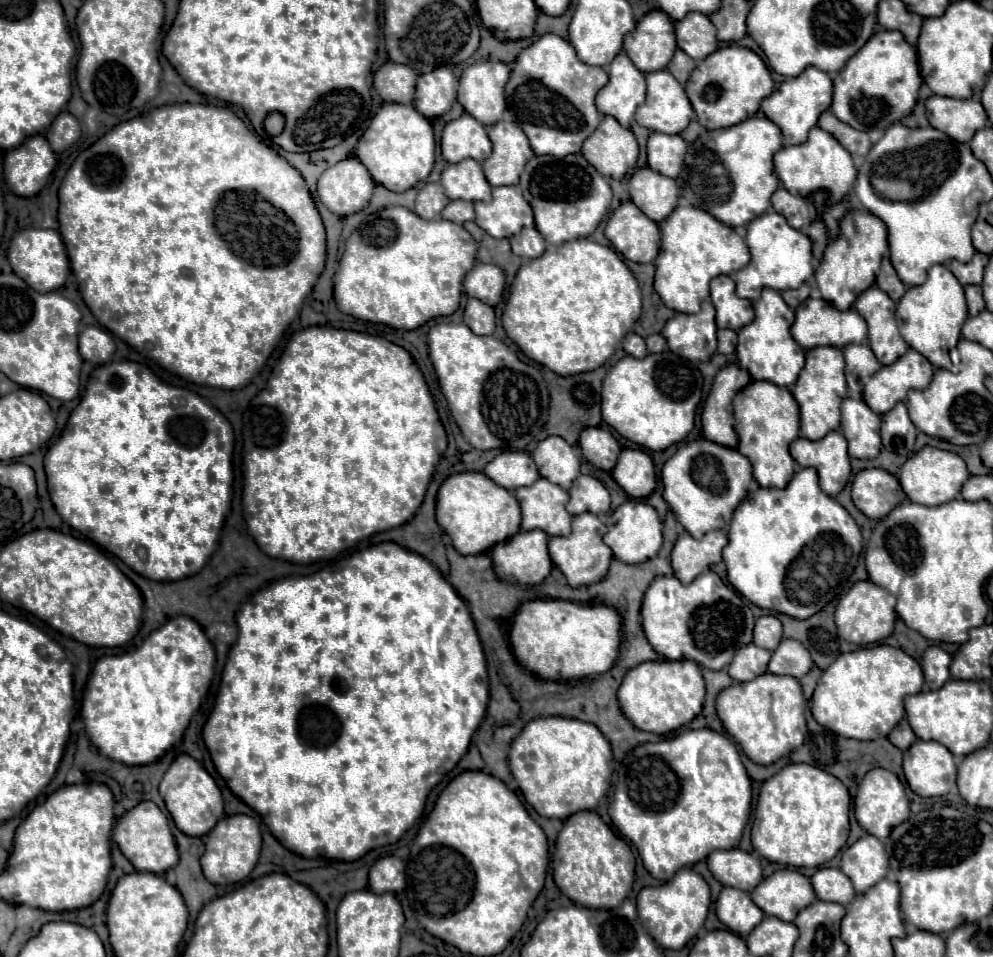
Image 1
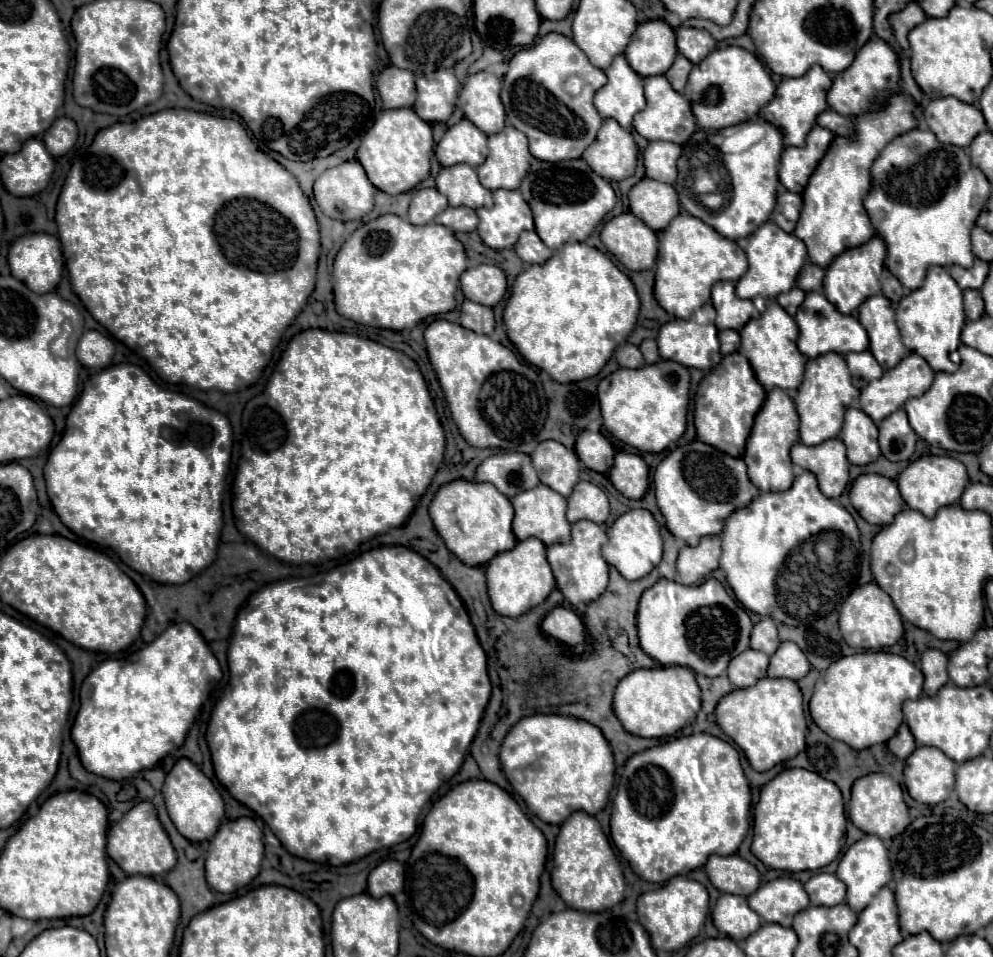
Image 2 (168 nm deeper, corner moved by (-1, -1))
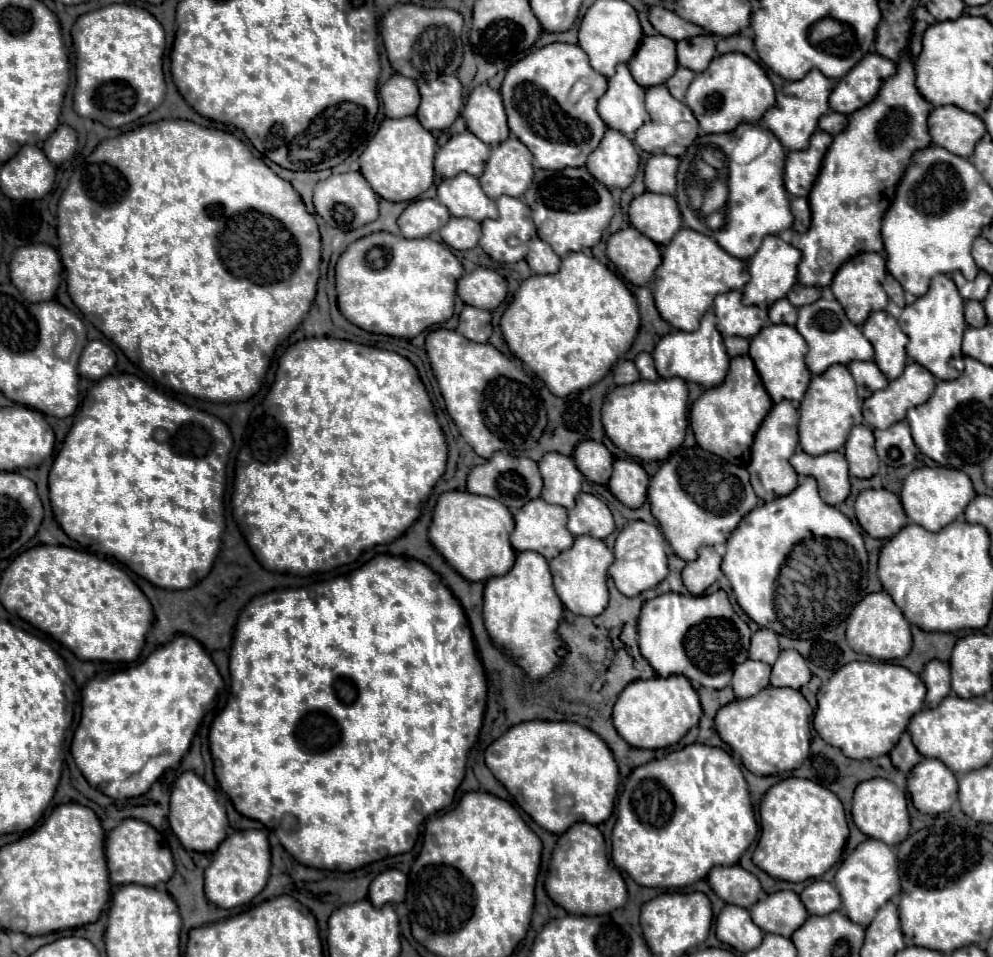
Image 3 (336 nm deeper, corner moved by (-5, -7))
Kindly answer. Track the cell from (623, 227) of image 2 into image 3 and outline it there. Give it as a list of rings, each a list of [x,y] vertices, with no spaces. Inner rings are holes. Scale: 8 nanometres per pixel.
[[[627,227],[607,241],[607,257],[631,285],[647,285],[661,263],[659,247],[637,229]]]

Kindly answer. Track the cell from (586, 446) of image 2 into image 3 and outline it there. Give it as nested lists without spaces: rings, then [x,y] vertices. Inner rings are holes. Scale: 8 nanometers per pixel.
[[[591,439],[581,441],[575,447],[573,459],[575,459],[577,469],[581,469],[581,473],[589,481],[599,483],[599,485],[607,485],[607,481],[611,477],[613,457],[603,443],[597,443],[597,441],[591,441]]]

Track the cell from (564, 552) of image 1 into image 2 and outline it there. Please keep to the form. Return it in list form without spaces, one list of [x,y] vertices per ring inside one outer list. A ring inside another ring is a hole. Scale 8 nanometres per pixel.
[[[593,521],[573,523],[571,533],[573,533],[573,539],[567,545],[559,543],[559,545],[547,547],[547,559],[549,559],[549,565],[553,569],[557,587],[565,595],[565,599],[571,605],[589,603],[589,601],[595,601],[607,587],[609,565],[601,555],[601,545],[607,543],[607,533],[601,525],[597,525]]]

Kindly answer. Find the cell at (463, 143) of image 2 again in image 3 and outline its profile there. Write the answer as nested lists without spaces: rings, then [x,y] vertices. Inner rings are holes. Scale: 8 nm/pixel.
[[[463,131],[459,135],[453,135],[435,153],[435,173],[441,177],[455,177],[459,173],[481,177],[487,159],[489,147],[471,131]]]

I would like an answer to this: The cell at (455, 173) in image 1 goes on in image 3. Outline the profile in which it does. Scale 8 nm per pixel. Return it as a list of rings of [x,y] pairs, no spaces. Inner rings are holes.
[[[469,173],[443,179],[437,187],[437,199],[453,217],[469,217],[479,223],[485,219],[497,219],[495,201],[483,193],[479,179]]]

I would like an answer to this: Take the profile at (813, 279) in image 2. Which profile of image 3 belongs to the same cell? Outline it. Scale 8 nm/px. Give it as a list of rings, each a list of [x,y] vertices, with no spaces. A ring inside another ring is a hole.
[[[793,285],[793,289],[787,293],[787,299],[795,305],[795,307],[803,307],[809,305],[813,301],[819,299],[819,289],[817,287],[805,287],[805,285]]]

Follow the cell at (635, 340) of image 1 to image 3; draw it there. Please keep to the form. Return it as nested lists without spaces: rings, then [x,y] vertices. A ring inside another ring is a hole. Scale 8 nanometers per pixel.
[[[621,359],[613,367],[613,381],[615,381],[615,385],[629,385],[629,383],[633,383],[637,379],[639,379],[639,373],[637,373],[637,367],[633,365],[633,361]]]

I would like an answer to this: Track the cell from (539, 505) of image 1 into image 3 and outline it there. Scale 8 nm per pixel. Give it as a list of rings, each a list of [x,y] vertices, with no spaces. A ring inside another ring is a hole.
[[[543,499],[529,501],[529,505],[523,505],[521,509],[515,511],[515,529],[509,539],[511,547],[515,551],[535,551],[545,559],[557,557],[557,553],[569,549],[569,545],[573,545],[575,541],[575,537],[567,531],[565,517],[567,517],[567,509],[561,505],[549,505]]]

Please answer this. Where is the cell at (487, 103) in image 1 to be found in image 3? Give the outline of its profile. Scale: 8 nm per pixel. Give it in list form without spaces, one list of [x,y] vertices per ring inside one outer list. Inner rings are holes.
[[[479,85],[473,89],[461,111],[461,117],[465,119],[467,129],[491,147],[499,145],[509,137],[507,115],[501,103],[501,95],[489,85]]]

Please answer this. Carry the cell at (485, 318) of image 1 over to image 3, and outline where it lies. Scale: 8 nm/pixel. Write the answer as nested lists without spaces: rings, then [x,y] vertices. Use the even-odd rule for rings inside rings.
[[[465,307],[459,315],[457,331],[473,343],[487,343],[491,335],[491,313],[477,307]]]

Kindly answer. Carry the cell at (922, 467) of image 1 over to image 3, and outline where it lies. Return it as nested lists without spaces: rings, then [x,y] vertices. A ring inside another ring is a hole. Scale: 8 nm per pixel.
[[[921,467],[921,469],[913,469],[905,477],[901,489],[901,503],[911,523],[921,525],[931,533],[937,533],[949,523],[953,523],[955,519],[959,519],[965,511],[965,505],[969,505],[969,501],[975,495],[977,493],[971,485],[971,479],[963,471],[949,467]]]

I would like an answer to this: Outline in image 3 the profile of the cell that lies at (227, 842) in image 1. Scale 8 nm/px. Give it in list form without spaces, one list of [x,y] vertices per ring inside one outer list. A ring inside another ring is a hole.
[[[259,829],[235,831],[221,843],[221,849],[215,851],[211,865],[205,869],[205,895],[211,903],[215,903],[221,909],[245,905],[267,885],[269,867],[271,851],[267,835]]]

